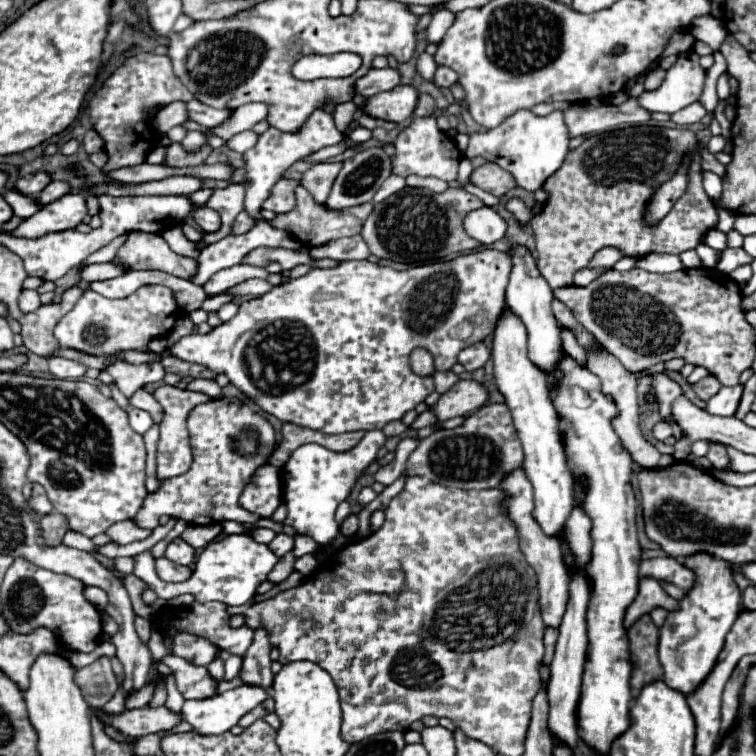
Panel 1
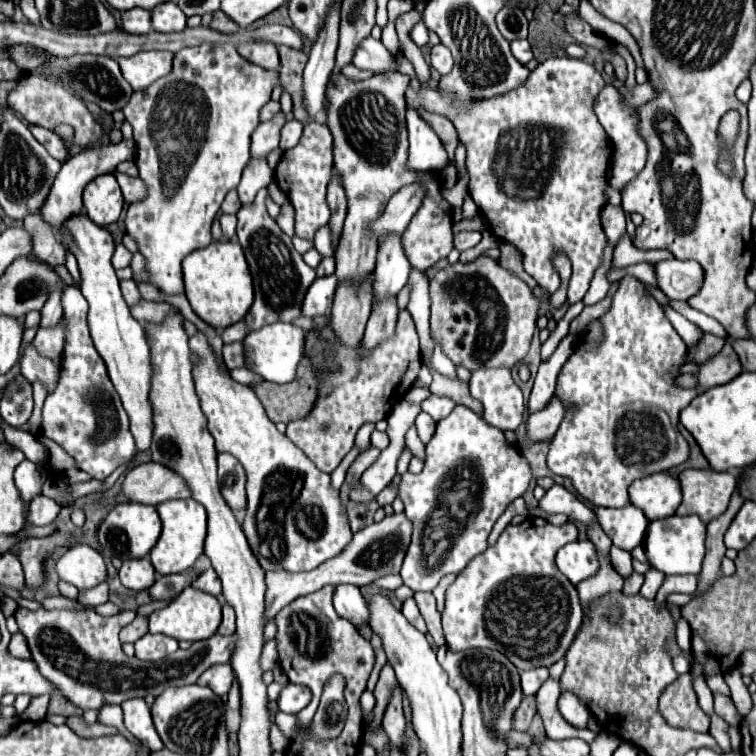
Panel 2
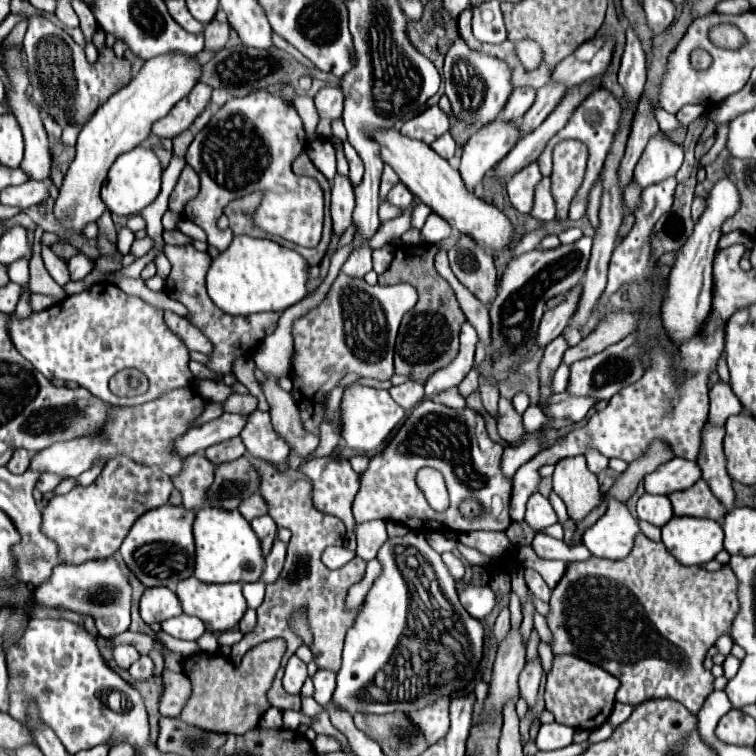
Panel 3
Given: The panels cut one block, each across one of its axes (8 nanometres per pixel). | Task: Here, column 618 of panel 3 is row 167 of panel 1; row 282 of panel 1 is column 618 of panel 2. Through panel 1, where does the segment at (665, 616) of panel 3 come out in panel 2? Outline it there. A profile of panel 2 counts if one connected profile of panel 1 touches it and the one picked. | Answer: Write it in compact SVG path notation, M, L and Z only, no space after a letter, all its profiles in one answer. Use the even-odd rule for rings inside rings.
M612 546L610 554L612 554L612 566L618 574L622 574L622 576L632 574L632 556L630 556L630 552Z

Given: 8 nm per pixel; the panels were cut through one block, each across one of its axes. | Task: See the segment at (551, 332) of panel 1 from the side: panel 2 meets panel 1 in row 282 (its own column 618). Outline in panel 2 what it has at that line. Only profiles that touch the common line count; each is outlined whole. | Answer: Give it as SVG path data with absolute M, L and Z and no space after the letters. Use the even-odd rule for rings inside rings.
M632 504L622 506L622 508L598 506L594 508L594 514L614 546L630 552L644 542L648 518L636 506Z

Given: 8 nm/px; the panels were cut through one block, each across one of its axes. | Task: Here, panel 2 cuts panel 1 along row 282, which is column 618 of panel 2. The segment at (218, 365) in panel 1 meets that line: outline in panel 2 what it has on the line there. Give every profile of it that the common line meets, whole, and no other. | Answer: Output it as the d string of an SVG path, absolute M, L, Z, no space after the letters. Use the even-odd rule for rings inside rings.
M624 276L618 282L610 310L600 316L600 322L600 344L588 344L580 334L572 358L556 378L554 394L562 400L566 414L550 440L548 468L570 478L590 504L622 508L628 502L628 486L636 478L666 472L688 460L688 444L672 422L678 422L678 412L698 390L676 386L686 344L638 278Z

